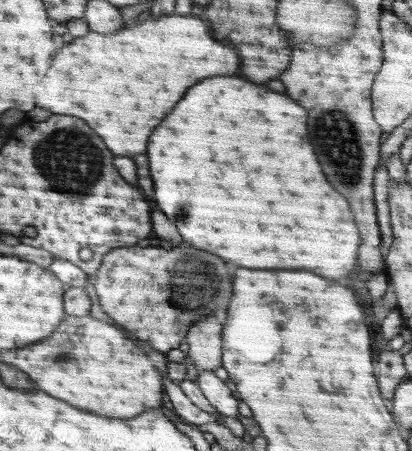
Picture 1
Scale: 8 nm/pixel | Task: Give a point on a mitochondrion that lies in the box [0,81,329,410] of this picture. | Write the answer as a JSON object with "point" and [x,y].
{"point":[66,158]}

